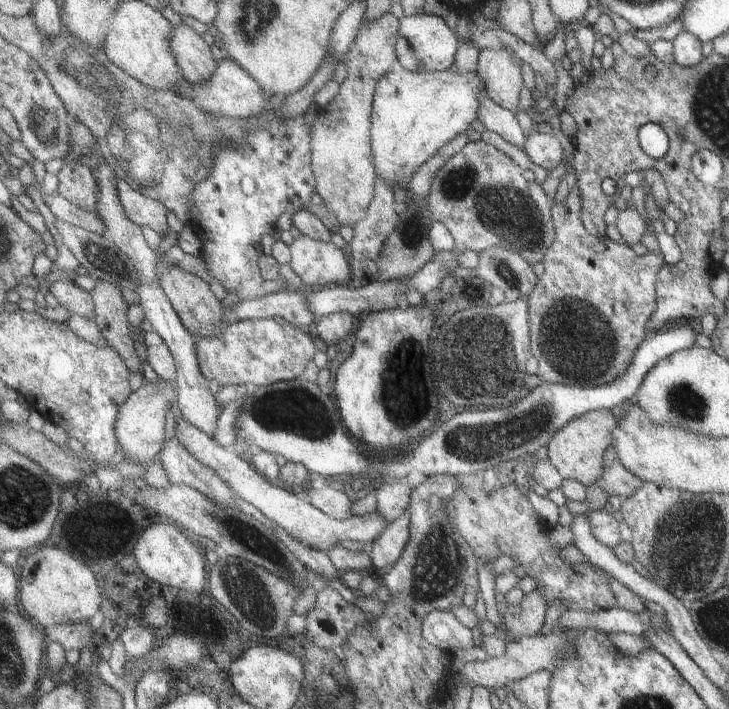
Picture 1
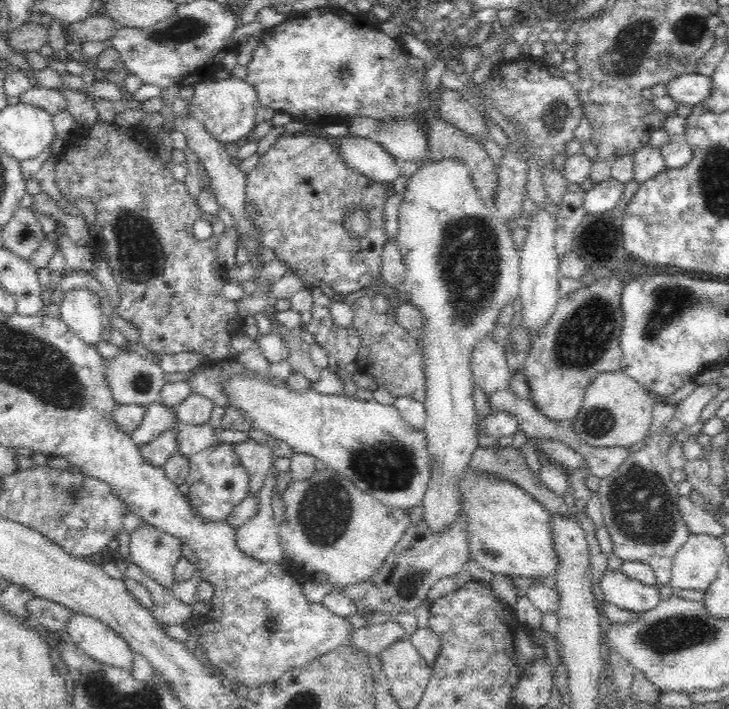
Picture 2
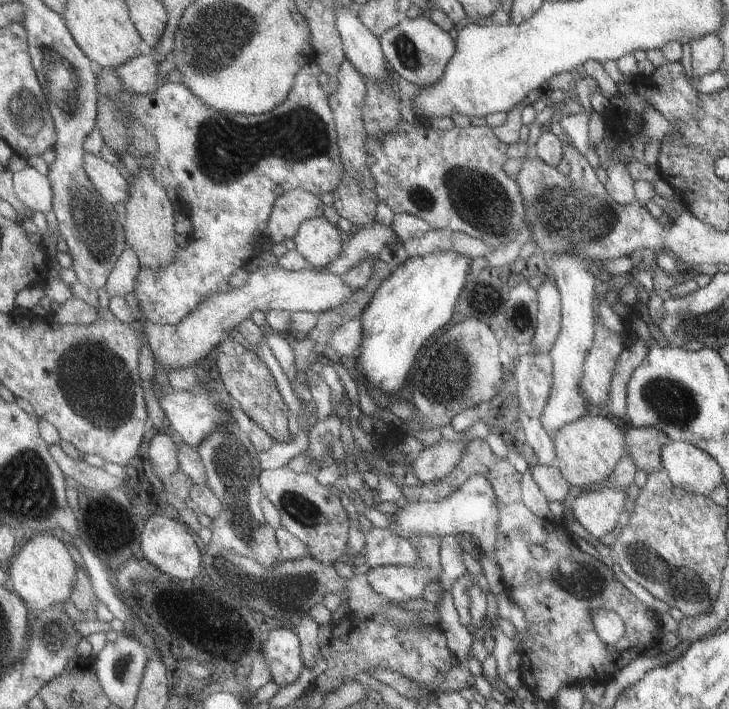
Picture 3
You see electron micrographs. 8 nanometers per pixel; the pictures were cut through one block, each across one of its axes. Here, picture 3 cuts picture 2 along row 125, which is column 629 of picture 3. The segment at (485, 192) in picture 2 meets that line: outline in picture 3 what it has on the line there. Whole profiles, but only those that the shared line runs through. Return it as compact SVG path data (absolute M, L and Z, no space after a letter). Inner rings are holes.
M624 426L624 446L638 470L652 474L661 468L660 450L670 442L670 438L651 426Z

